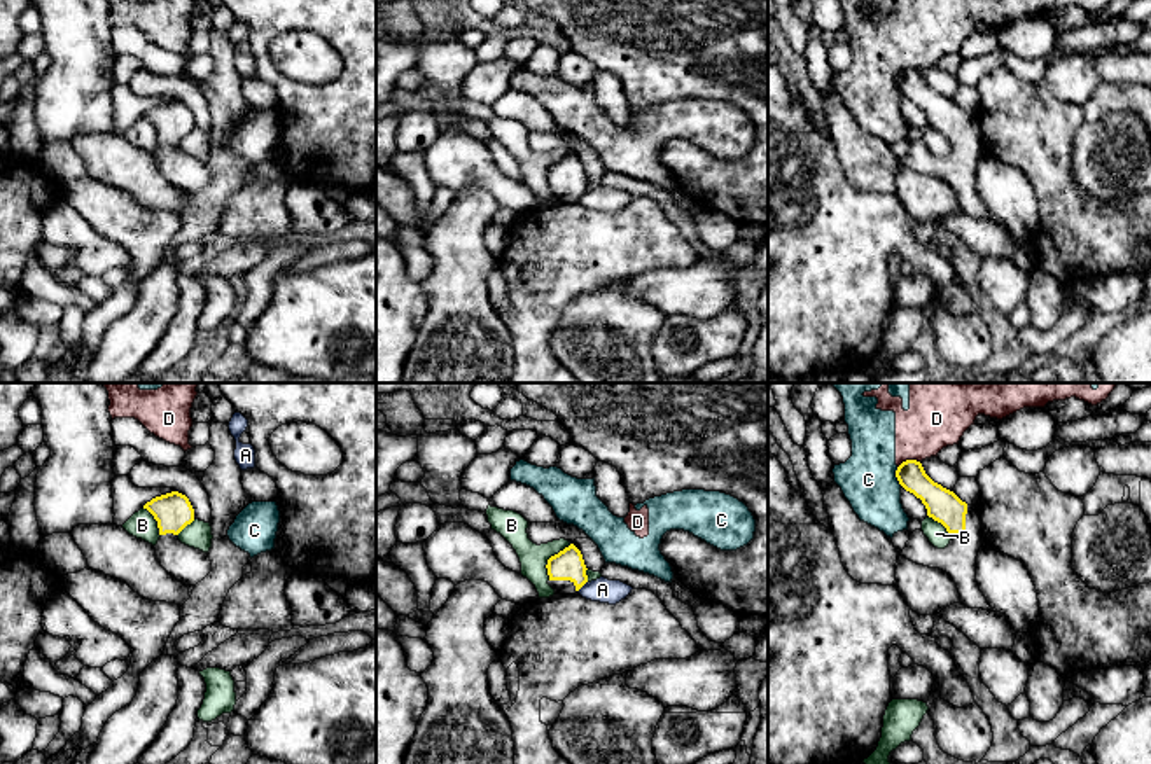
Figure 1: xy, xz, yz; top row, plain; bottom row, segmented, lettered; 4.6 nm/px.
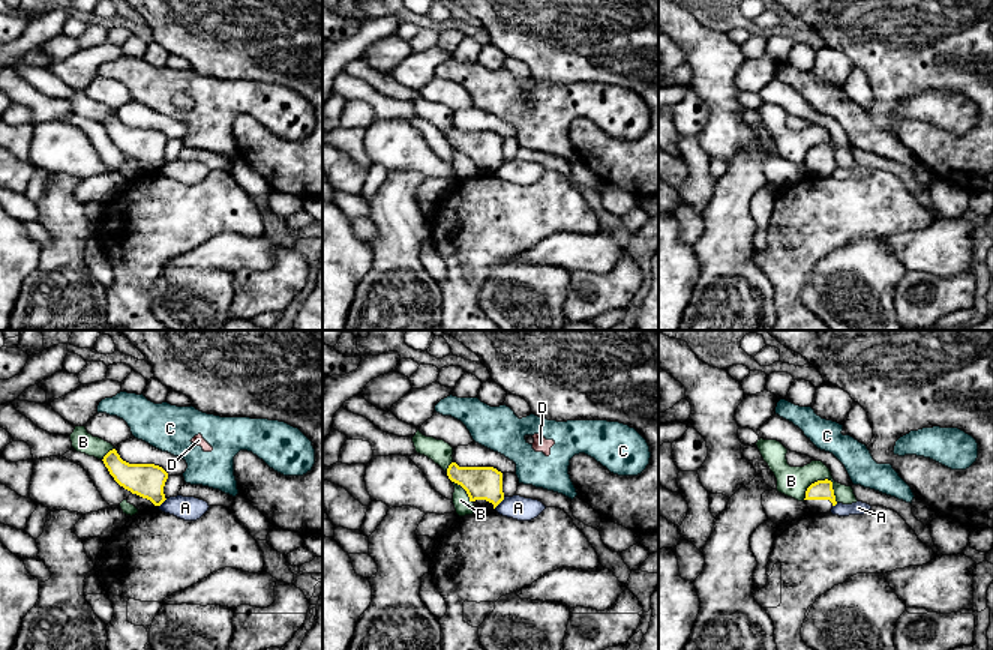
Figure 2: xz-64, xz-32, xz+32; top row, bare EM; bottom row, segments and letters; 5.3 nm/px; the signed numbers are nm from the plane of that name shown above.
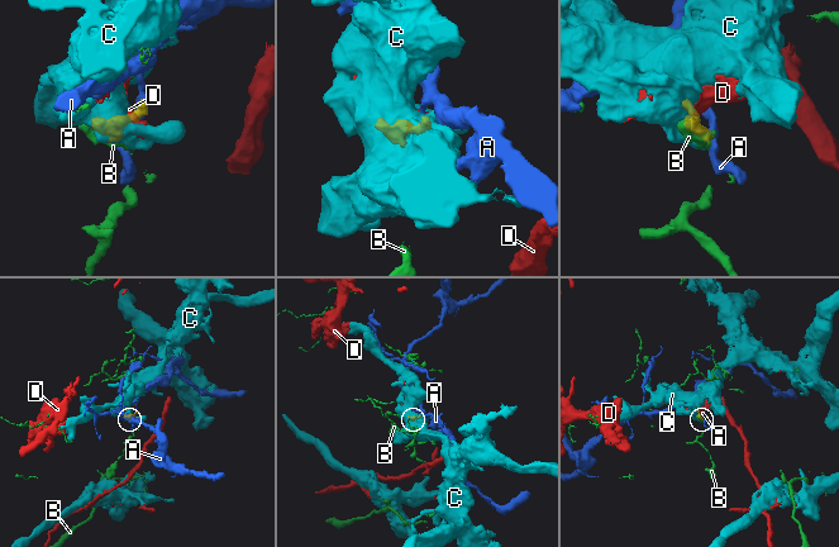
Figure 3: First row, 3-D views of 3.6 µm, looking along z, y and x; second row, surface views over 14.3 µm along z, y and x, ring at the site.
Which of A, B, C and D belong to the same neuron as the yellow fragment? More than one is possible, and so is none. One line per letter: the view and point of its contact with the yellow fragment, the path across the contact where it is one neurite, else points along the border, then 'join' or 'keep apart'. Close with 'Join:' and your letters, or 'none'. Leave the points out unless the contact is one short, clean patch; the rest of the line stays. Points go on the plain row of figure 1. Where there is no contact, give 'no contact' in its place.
A: contact xz (583, 193); border xz (586, 189), (578, 200); keep apart
B: contact xz (550, 166); keep apart
C: contact yz (896, 84); keep apart
D: contact yz (908, 69); keep apart
Join: none

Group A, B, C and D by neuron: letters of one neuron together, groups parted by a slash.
A / B / C D

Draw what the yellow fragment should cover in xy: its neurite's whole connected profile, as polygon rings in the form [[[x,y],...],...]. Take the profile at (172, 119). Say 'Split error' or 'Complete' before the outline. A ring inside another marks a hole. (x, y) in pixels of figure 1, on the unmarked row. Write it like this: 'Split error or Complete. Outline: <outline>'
Split error. Outline: [[[171,100],[152,107],[143,114],[159,136],[159,149],[154,154],[161,175],[184,194],[196,194],[212,180],[206,161],[189,156],[178,149],[178,142],[194,129],[194,117],[189,107]]]

